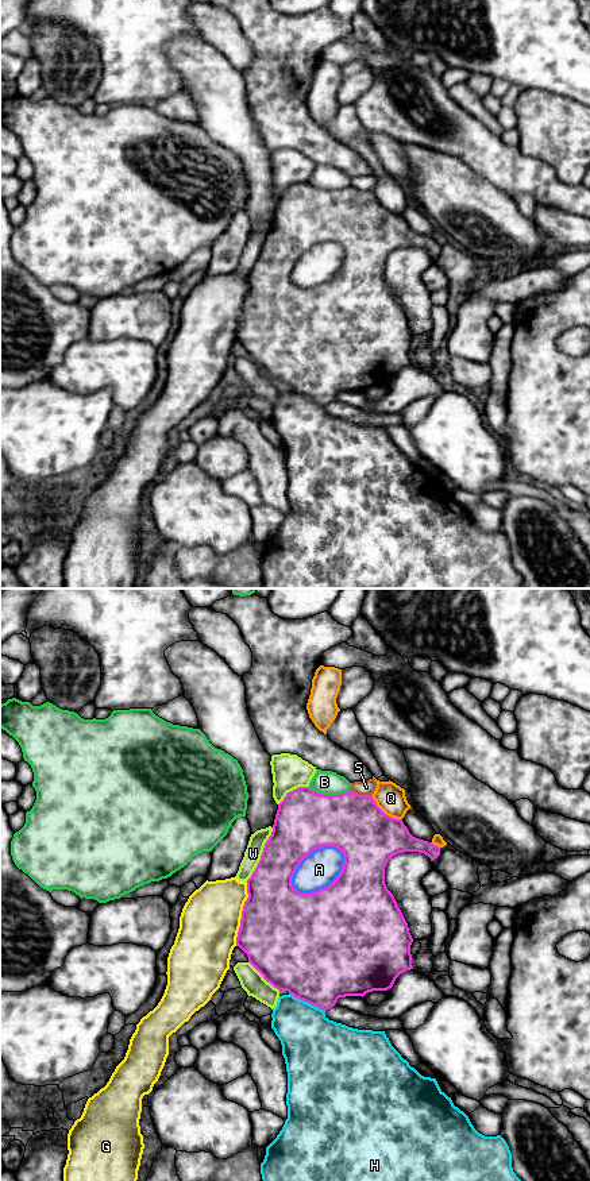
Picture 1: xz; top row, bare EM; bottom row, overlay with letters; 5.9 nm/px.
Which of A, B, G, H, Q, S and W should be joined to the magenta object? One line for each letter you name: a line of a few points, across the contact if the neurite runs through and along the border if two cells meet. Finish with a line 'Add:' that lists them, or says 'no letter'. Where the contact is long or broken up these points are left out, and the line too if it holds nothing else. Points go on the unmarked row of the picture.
Add: no letter

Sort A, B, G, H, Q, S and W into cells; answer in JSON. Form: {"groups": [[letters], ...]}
{"groups": [["A", "Q"], ["B"], ["G"], ["H"], ["S"], ["W"]]}

